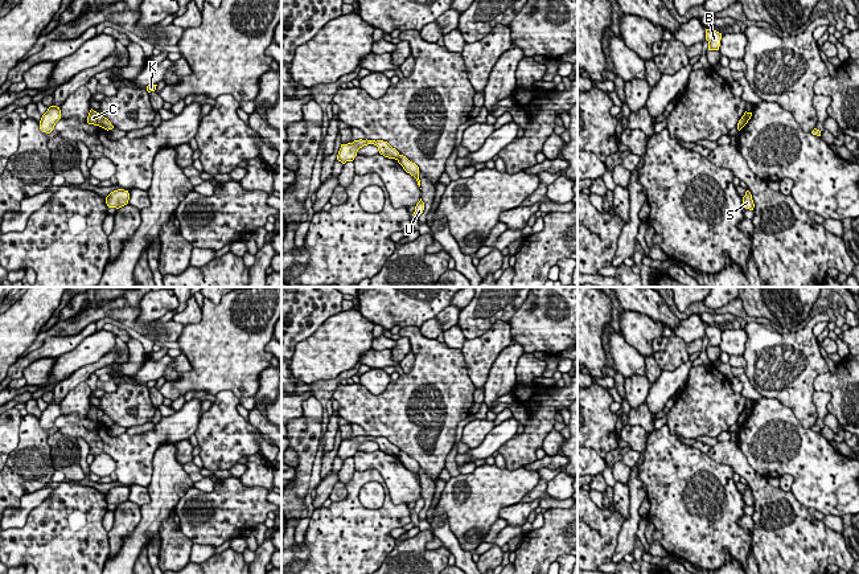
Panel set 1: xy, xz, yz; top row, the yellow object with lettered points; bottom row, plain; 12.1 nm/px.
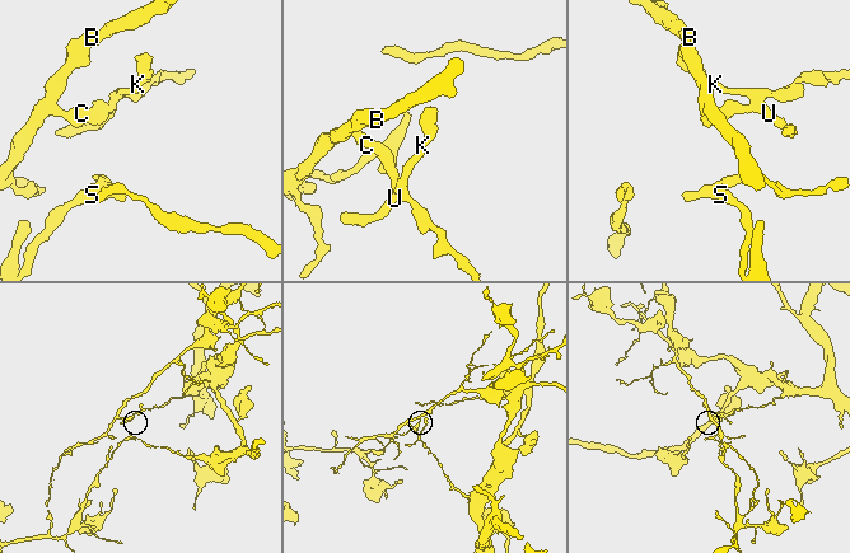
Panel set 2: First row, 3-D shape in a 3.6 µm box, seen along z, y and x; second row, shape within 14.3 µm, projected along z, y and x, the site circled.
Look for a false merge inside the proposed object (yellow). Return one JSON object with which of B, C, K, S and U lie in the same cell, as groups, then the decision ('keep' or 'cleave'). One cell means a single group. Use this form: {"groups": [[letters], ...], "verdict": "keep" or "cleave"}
{"groups": [["B", "C"], ["K", "S", "U"]], "verdict": "cleave"}

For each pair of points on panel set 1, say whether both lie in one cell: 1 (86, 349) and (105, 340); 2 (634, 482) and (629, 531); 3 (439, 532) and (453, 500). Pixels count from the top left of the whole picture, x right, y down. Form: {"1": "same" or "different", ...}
{"1": "same", "2": "same", "3": "different"}

